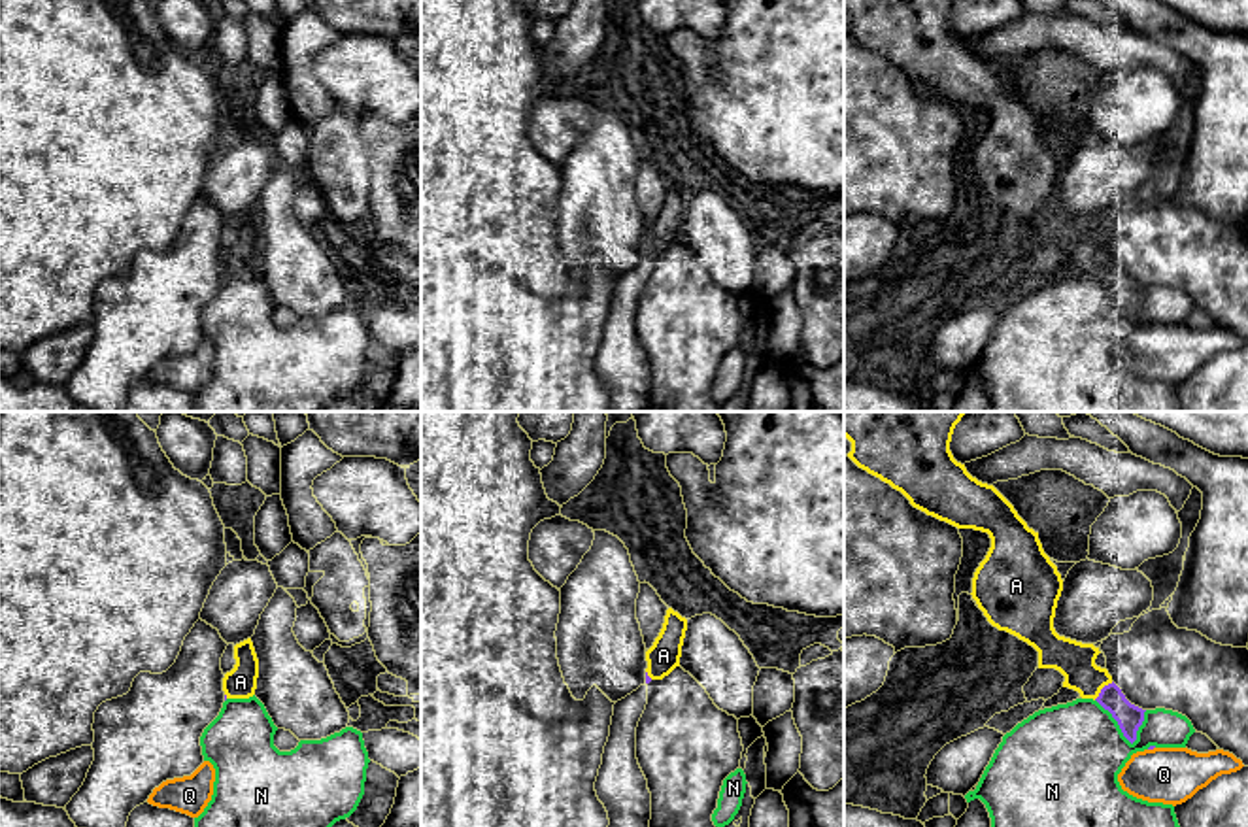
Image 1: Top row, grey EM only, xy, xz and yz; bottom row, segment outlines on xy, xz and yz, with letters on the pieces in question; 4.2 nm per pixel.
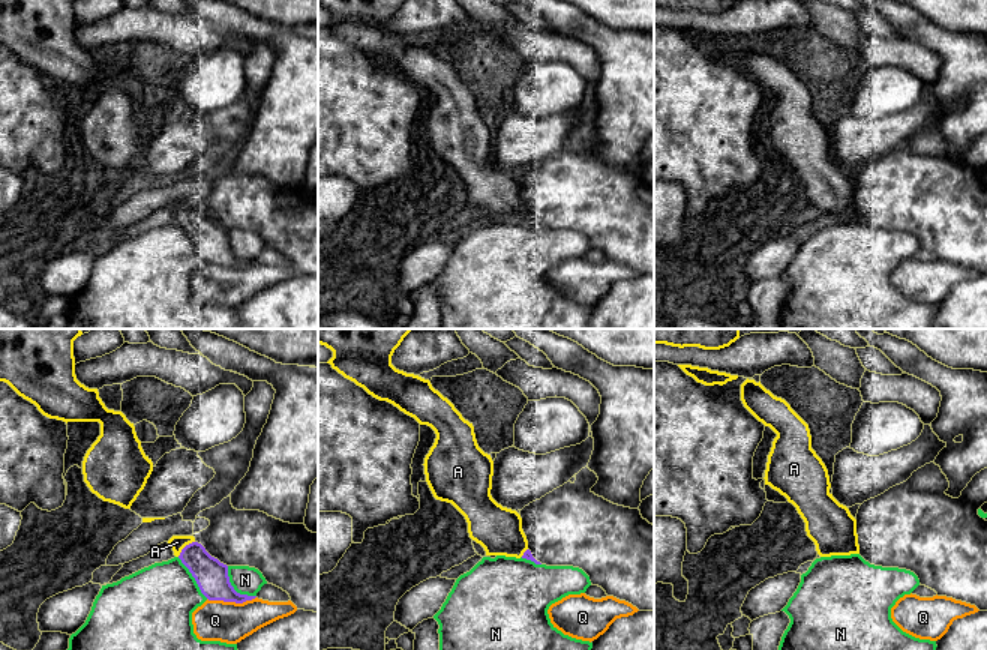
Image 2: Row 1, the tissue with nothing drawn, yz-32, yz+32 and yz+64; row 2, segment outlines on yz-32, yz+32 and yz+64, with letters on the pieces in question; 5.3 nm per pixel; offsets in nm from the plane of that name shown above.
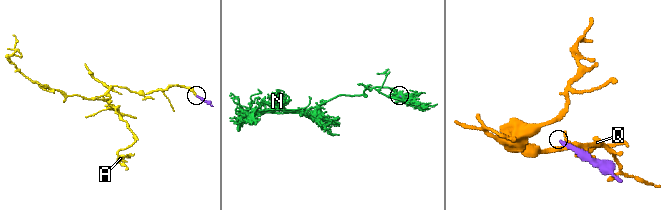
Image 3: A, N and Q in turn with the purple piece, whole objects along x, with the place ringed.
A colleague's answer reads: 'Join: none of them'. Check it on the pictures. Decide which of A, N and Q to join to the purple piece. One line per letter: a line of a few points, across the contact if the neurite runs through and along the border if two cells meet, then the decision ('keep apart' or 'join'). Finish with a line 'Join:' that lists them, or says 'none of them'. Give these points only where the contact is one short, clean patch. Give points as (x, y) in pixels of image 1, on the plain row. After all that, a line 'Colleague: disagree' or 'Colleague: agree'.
A: join
N: keep apart
Q: keep apart
Join: A
Colleague: disagree

